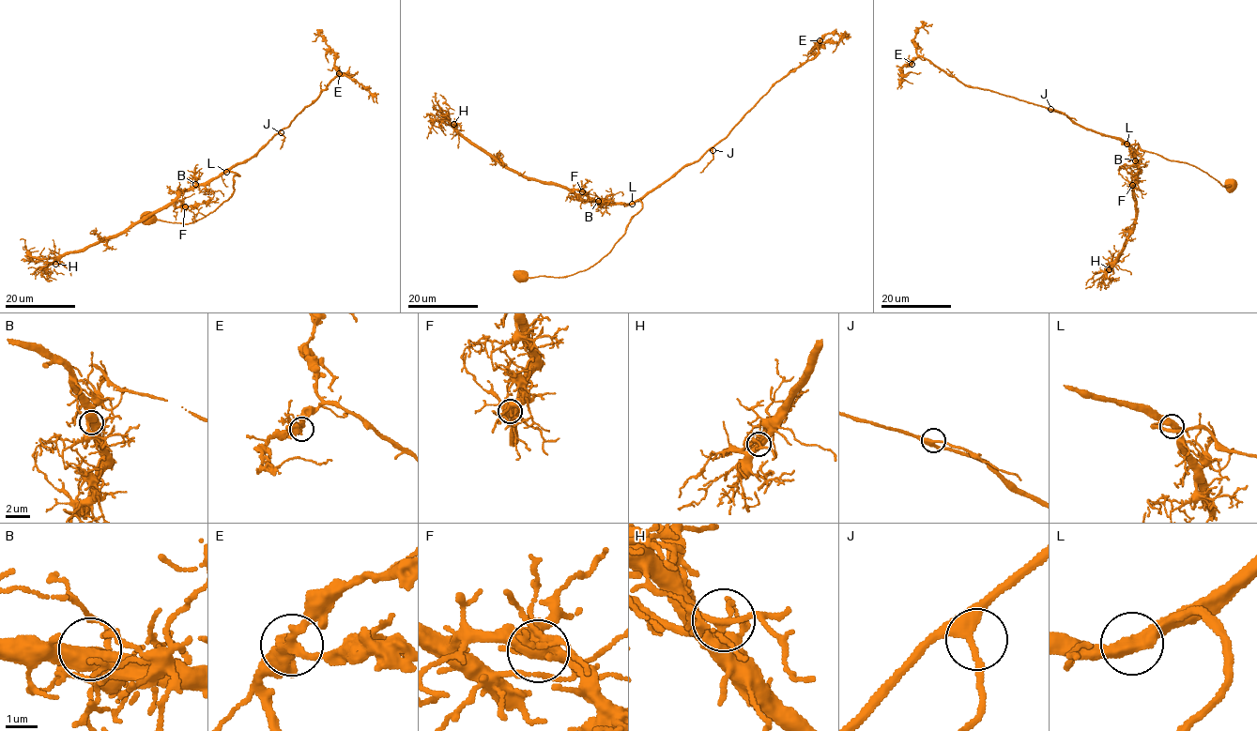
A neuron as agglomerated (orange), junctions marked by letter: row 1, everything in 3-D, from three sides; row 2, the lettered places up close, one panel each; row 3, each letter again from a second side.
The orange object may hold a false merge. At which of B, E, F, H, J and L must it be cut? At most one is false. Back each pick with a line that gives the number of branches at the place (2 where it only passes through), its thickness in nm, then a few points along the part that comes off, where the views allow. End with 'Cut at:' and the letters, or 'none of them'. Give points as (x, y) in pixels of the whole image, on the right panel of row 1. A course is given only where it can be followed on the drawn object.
Cut at: none of them

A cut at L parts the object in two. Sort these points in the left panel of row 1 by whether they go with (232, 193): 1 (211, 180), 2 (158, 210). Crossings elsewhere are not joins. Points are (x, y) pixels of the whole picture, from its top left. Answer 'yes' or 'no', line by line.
1: no
2: no

